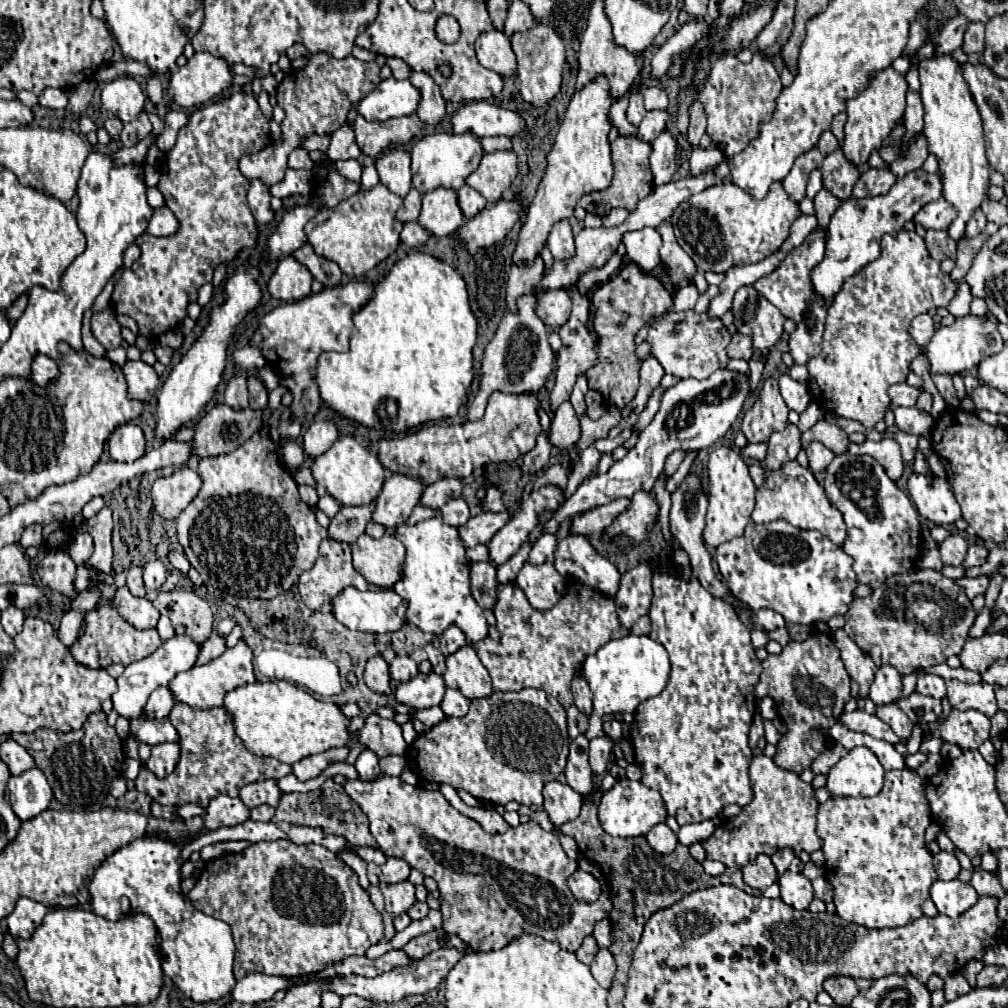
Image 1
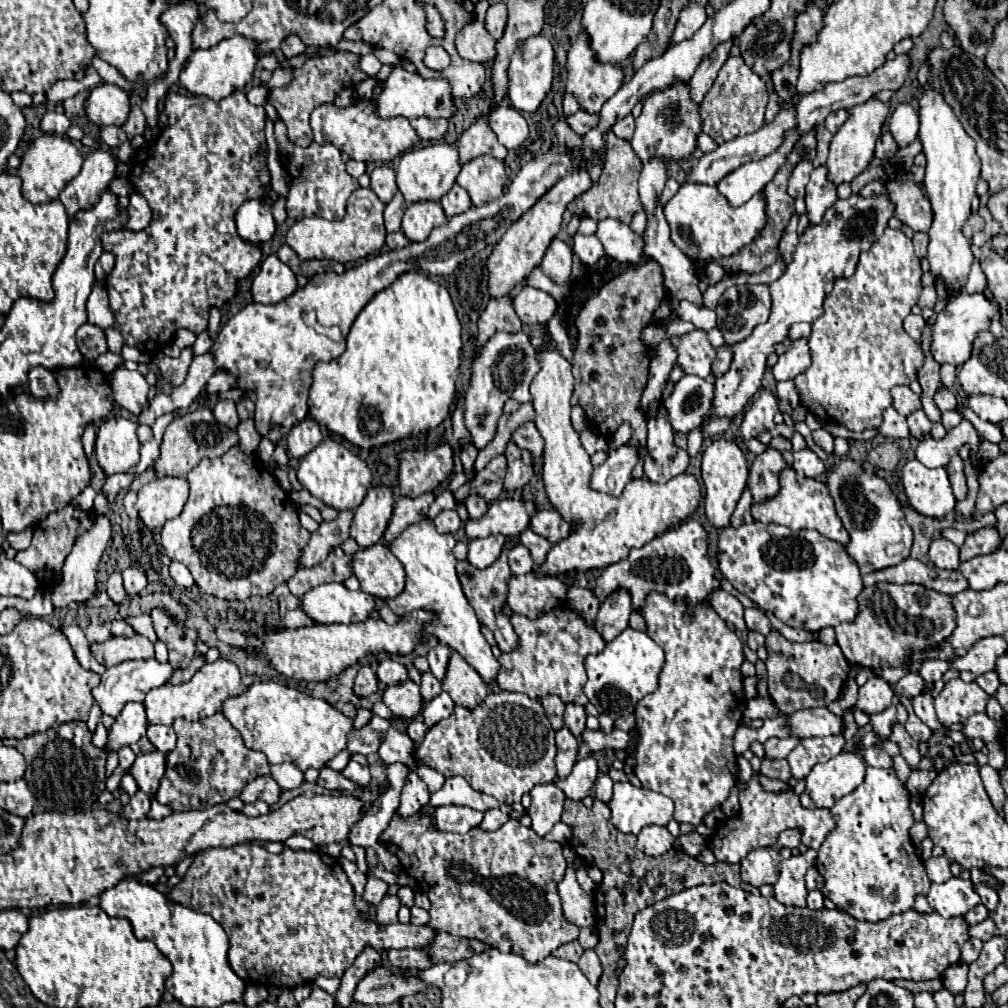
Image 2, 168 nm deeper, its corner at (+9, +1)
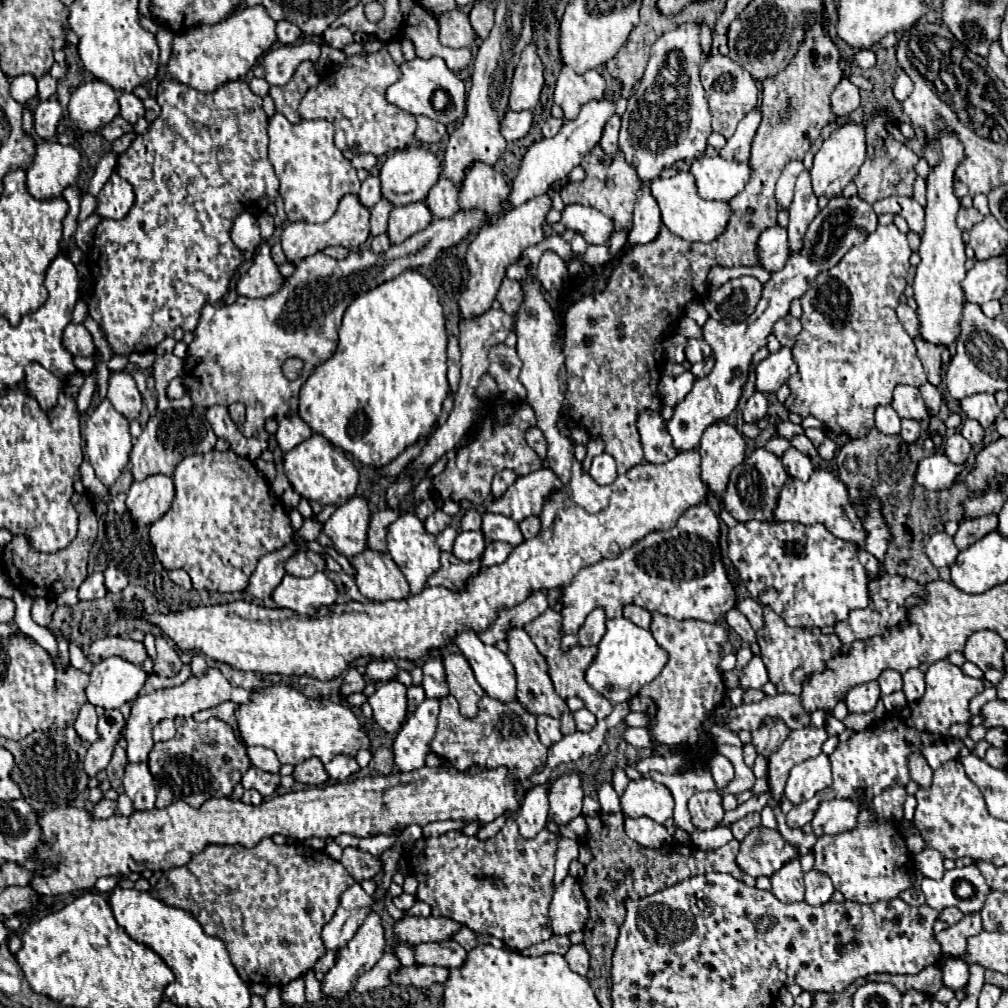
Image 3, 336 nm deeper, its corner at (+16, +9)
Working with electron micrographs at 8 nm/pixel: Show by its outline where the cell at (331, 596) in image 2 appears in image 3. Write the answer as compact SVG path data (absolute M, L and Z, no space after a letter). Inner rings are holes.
M316 572L310 578L286 574L272 592L272 600L278 608L288 608L304 616L312 616L320 606L334 604L336 596L338 590L324 572Z

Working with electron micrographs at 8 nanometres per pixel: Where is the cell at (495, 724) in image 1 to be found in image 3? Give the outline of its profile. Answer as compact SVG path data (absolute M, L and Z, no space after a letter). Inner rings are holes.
M454 696L440 700L440 716L436 736L430 742L430 752L448 760L458 770L468 770L470 766L498 768L506 766L518 780L526 780L540 772L546 764L546 752L536 734L536 716L530 714L520 702L502 704L490 696L480 700L480 712L476 718L464 718L458 710Z

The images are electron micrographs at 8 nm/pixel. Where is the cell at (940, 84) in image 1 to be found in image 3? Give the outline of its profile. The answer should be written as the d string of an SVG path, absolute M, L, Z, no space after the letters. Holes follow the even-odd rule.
M950 134L940 140L942 144L942 162L940 166L930 170L928 176L928 204L926 204L926 228L920 244L920 264L916 268L914 278L914 300L918 304L916 314L920 320L920 336L922 340L936 346L952 346L960 334L960 320L964 308L964 290L962 280L966 276L966 254L962 232L956 226L956 212L960 208L960 200L954 196L954 170L964 158L964 150L956 134Z

